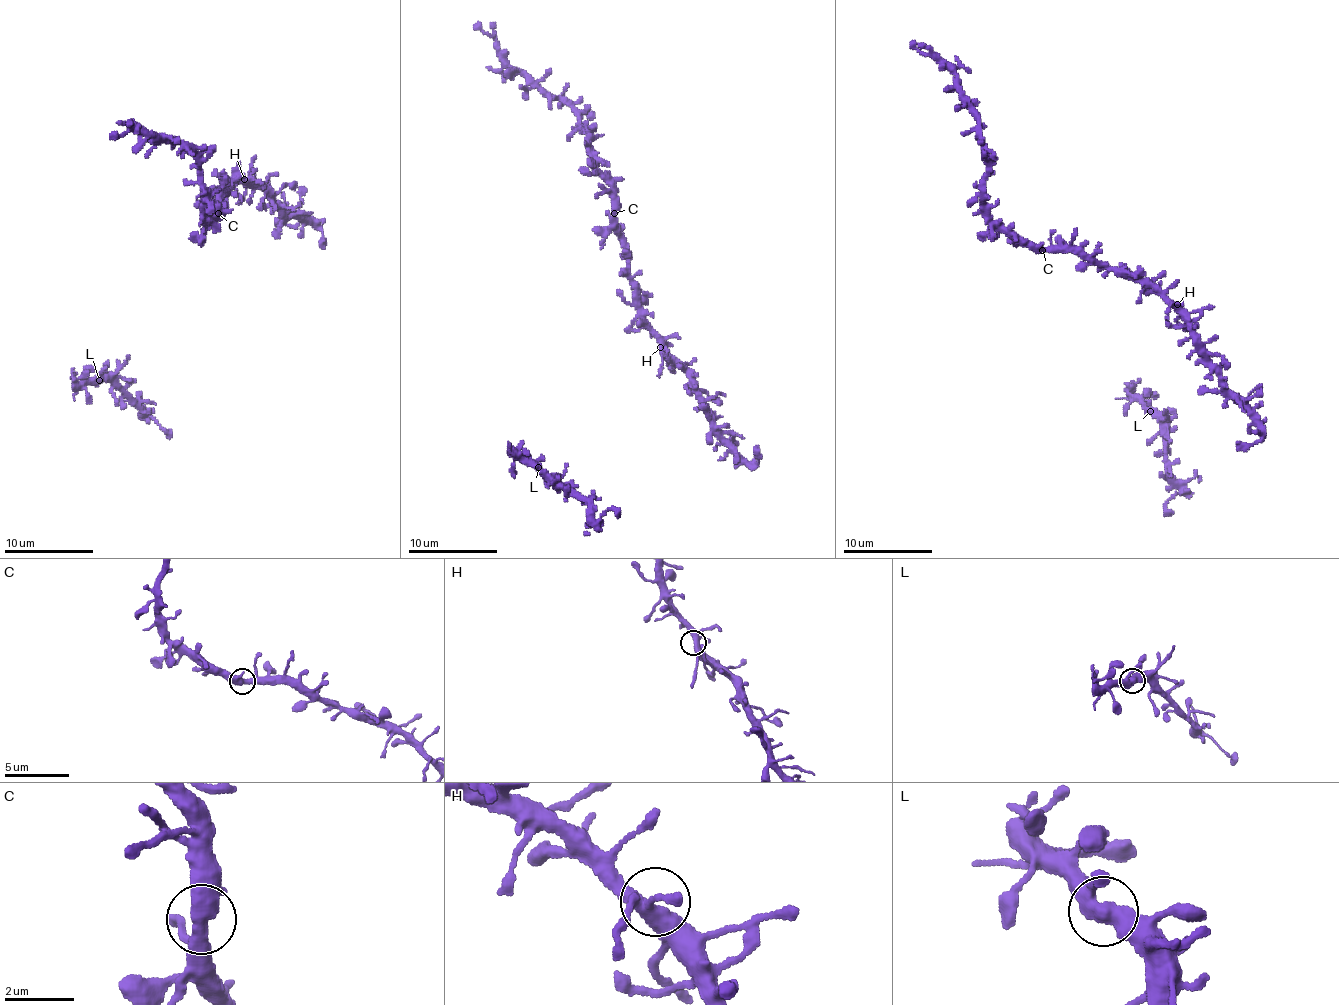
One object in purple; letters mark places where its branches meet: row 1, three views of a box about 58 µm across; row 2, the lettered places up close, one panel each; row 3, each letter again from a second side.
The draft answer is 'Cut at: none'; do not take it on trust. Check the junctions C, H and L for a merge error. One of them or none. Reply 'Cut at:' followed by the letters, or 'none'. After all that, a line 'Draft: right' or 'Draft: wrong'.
Cut at: none
Draft: right

